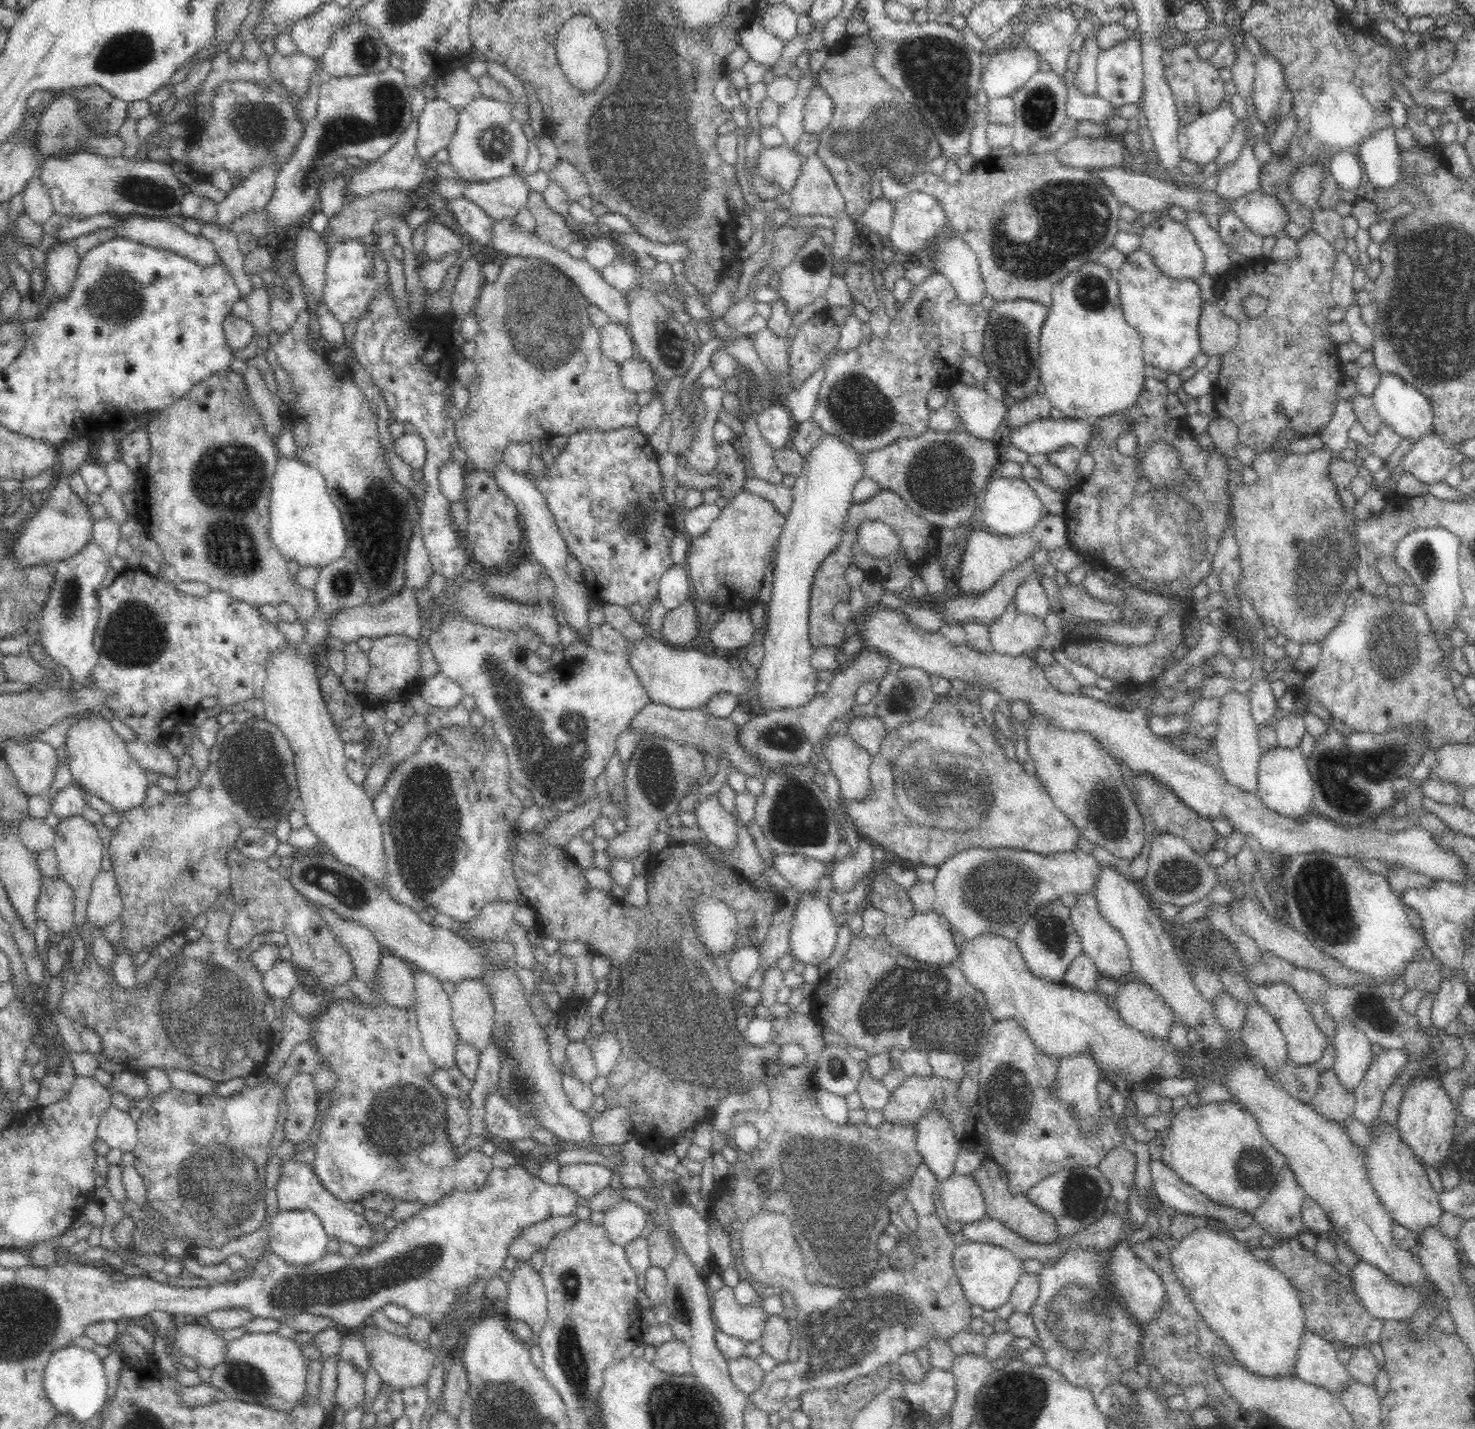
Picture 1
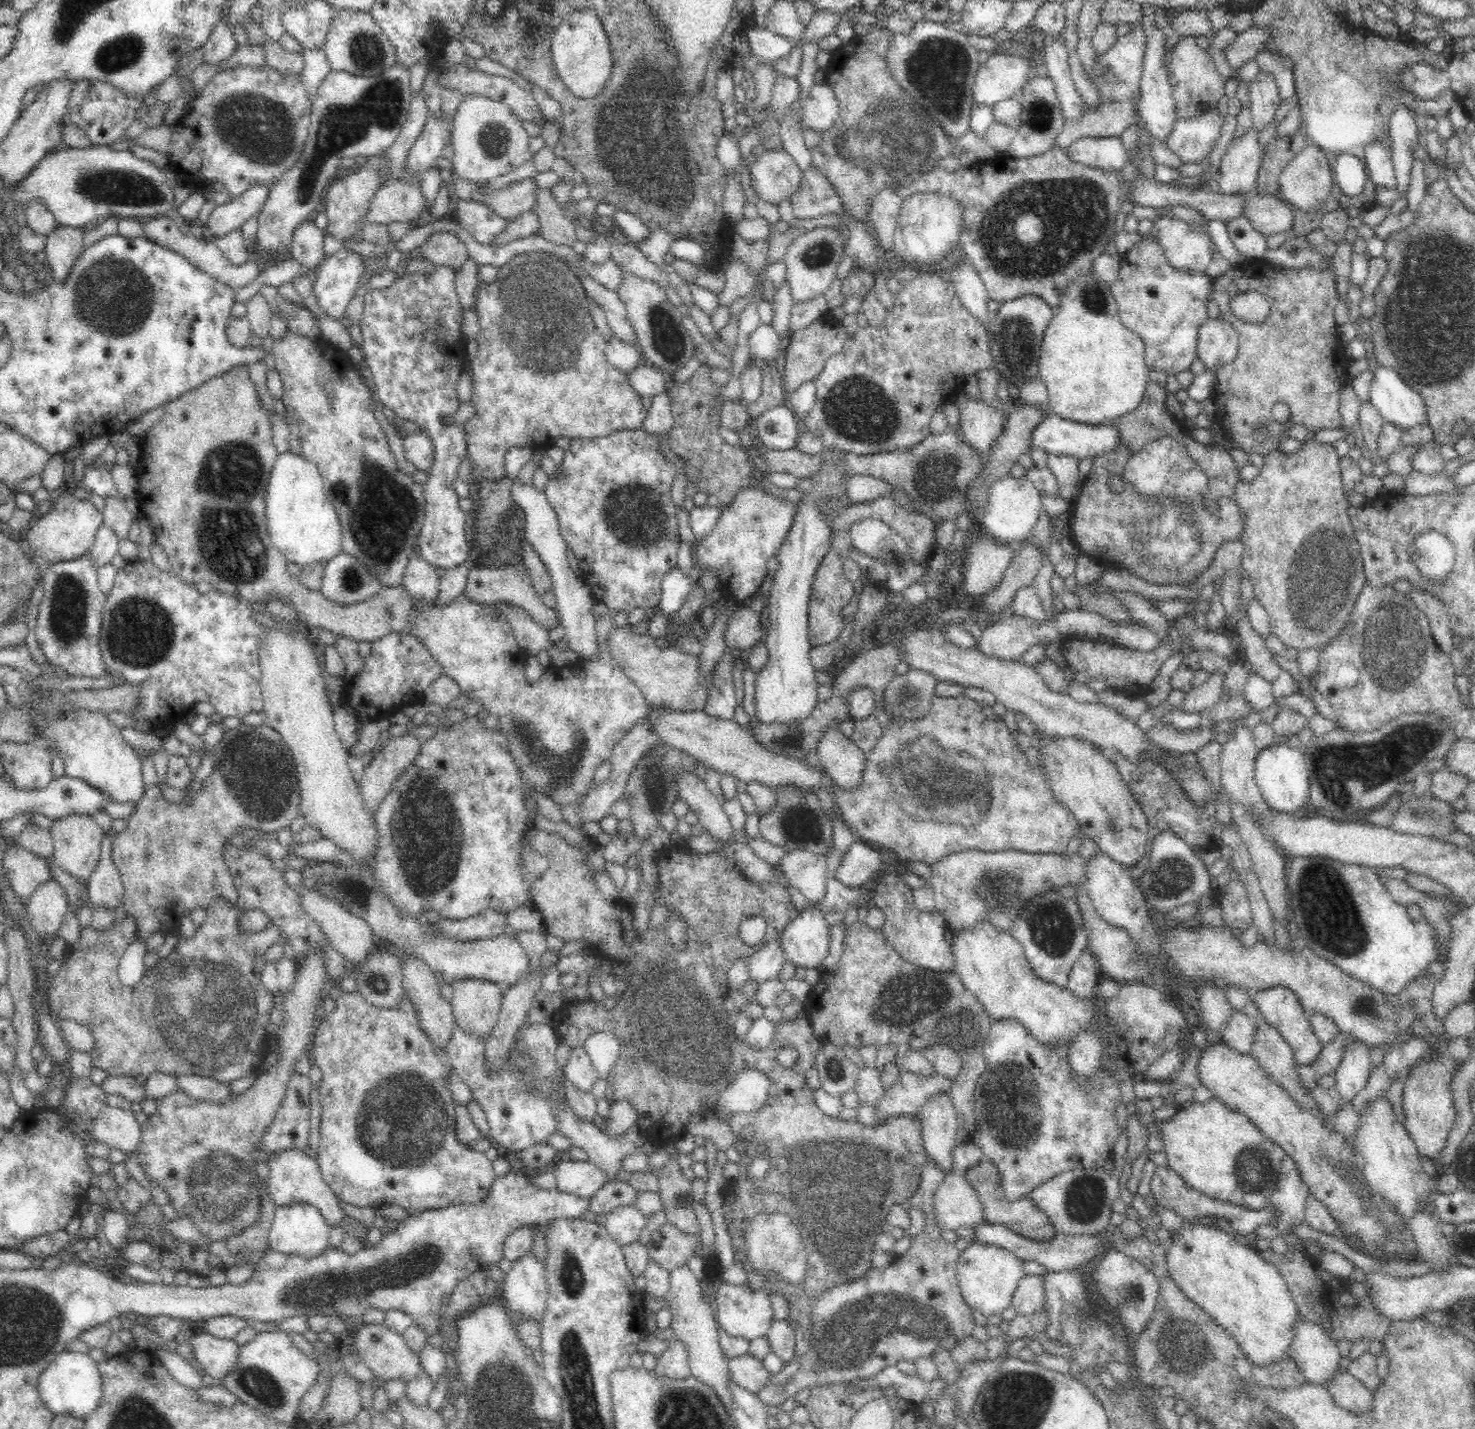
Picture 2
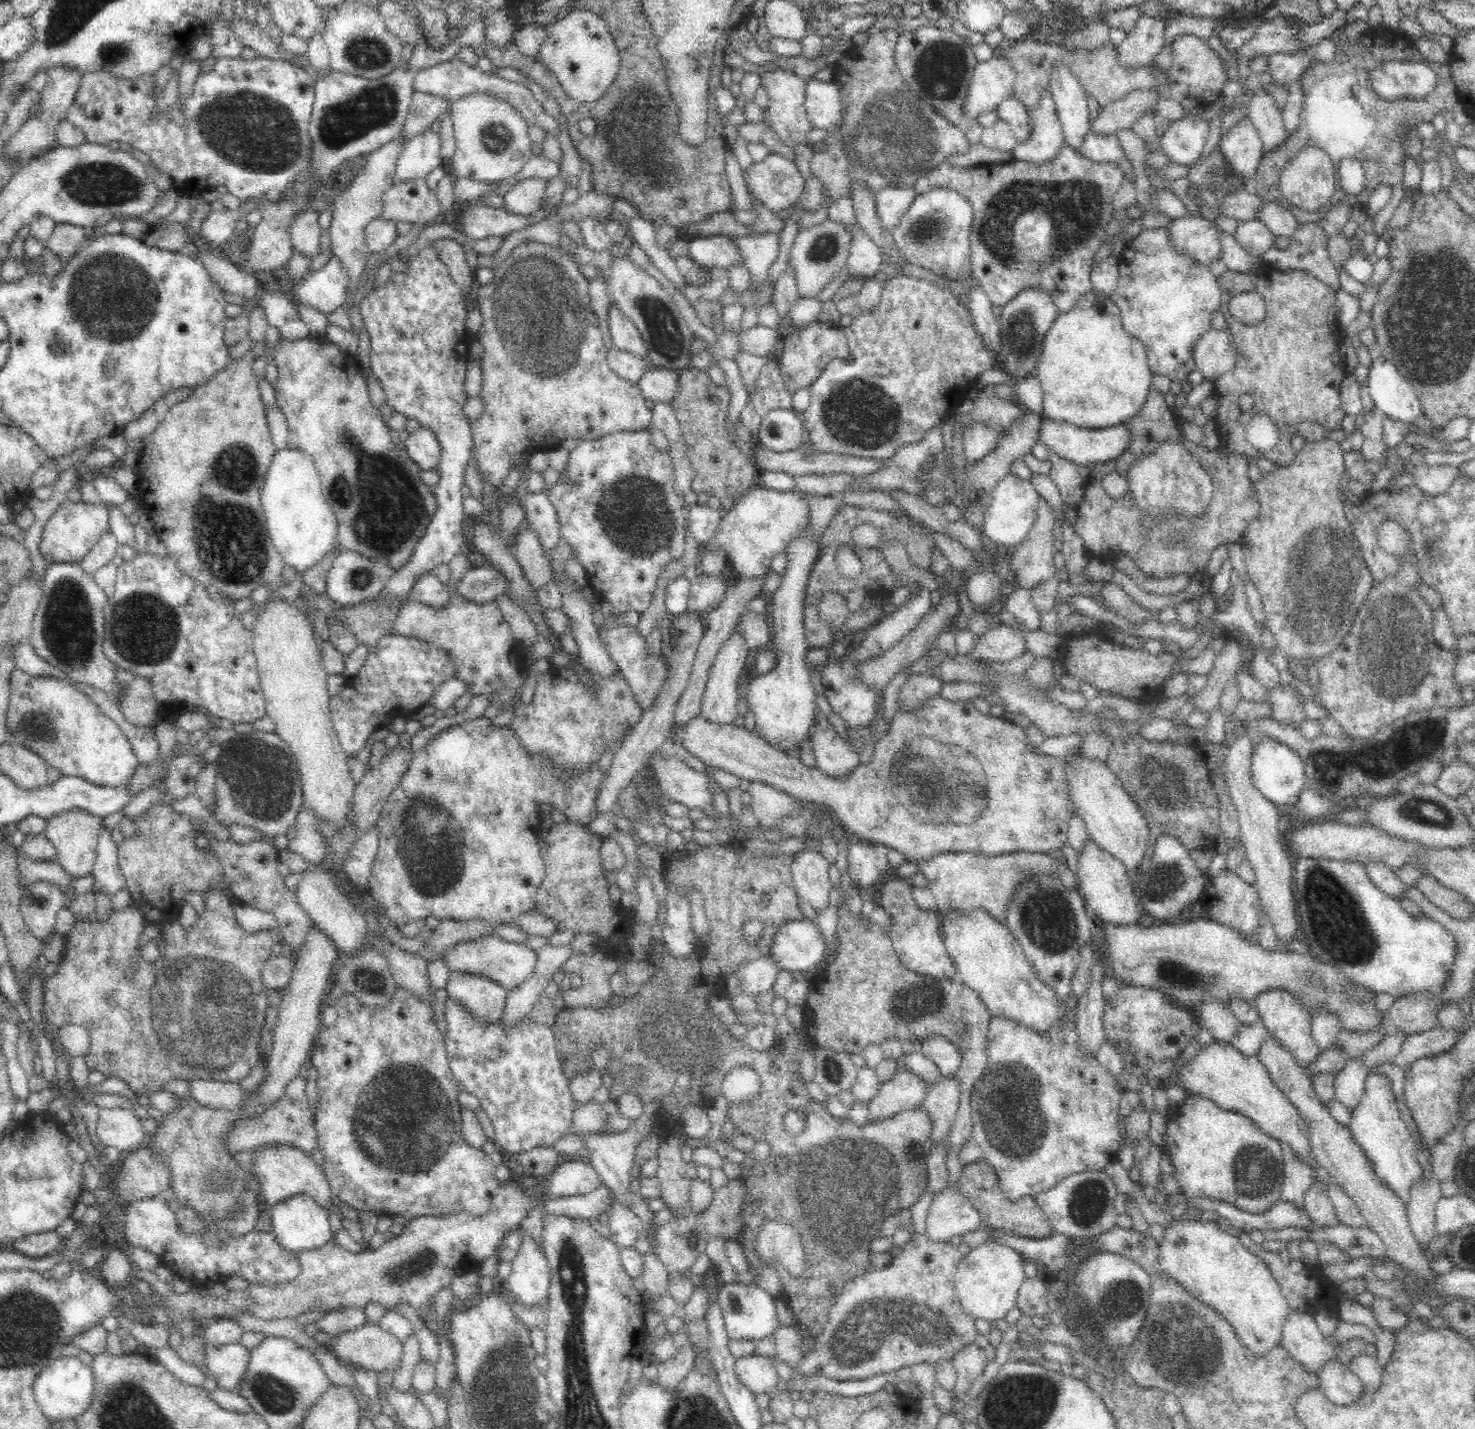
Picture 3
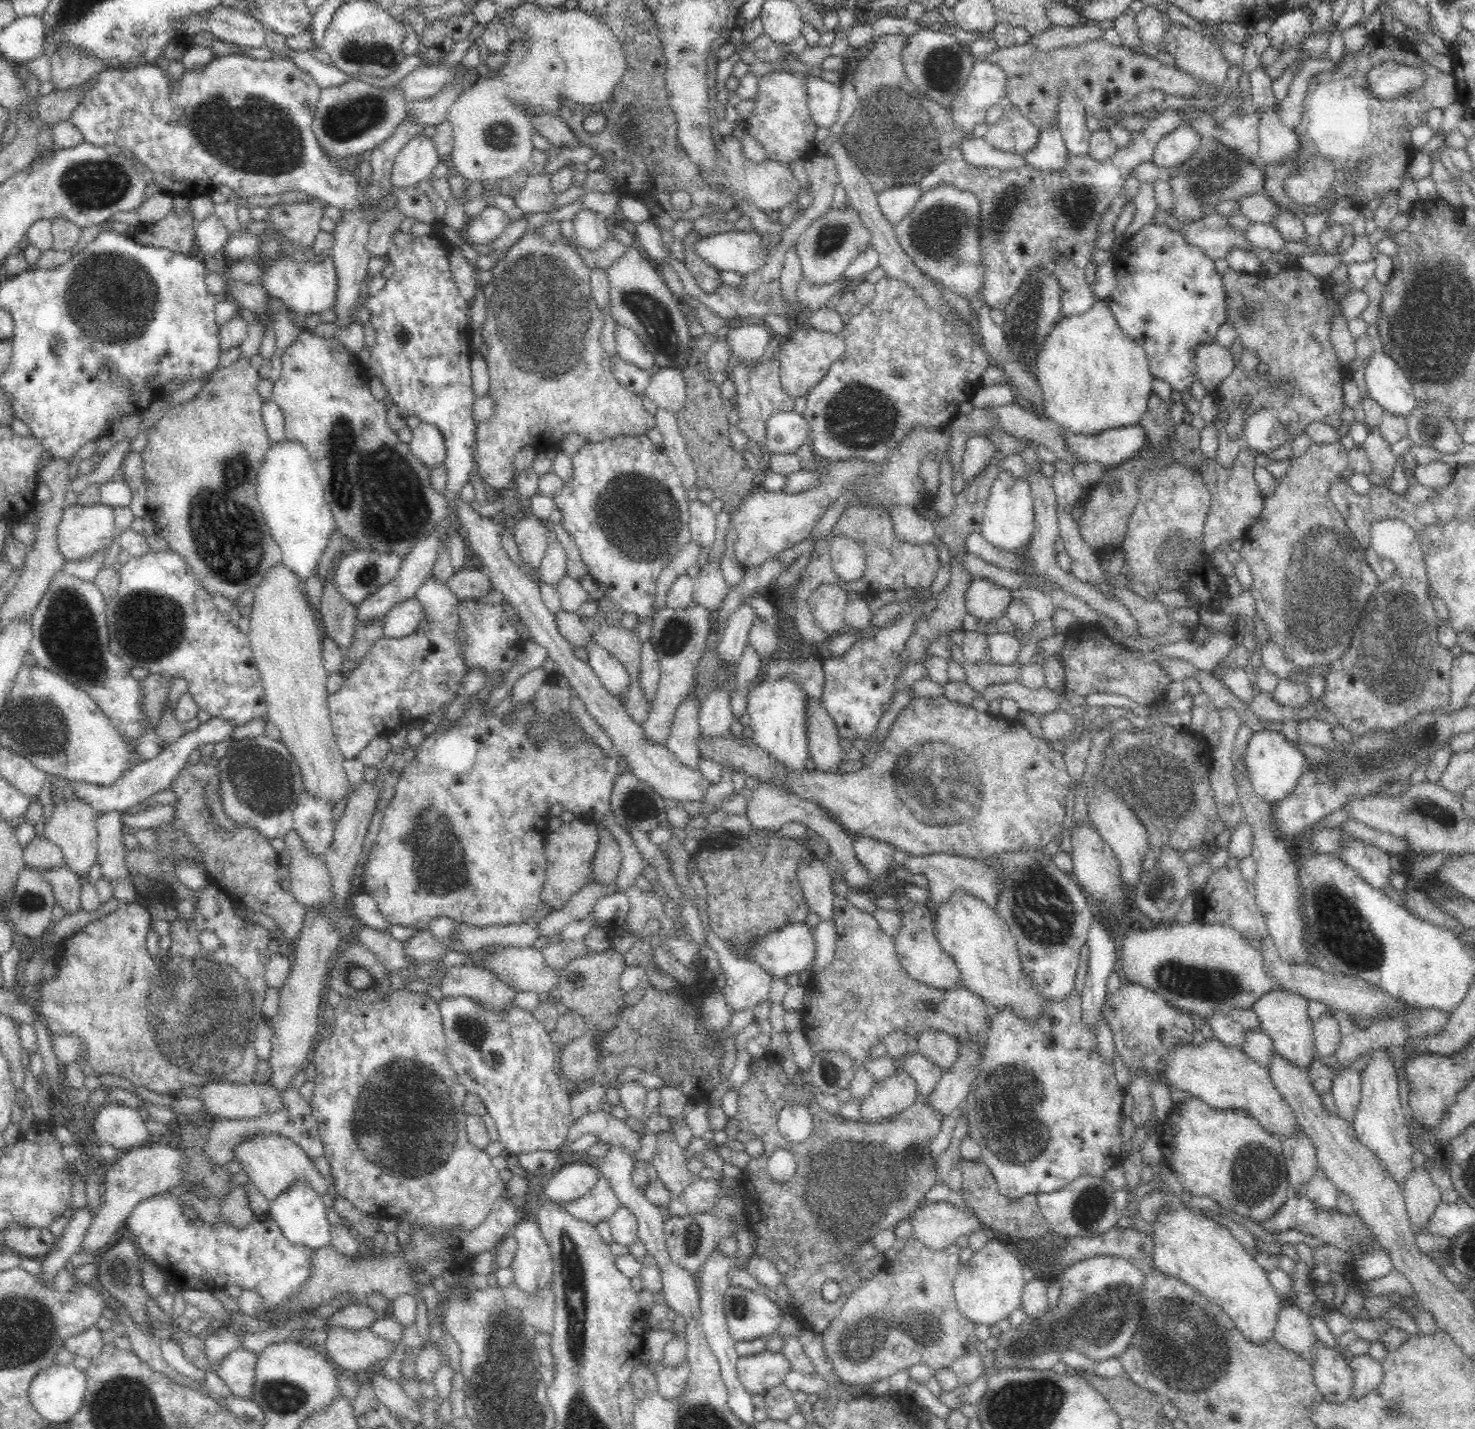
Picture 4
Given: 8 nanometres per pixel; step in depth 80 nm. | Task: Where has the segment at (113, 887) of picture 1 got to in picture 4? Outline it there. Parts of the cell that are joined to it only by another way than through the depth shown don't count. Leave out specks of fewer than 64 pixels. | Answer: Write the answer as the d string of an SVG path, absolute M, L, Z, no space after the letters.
M107 811L98 813L96 818L97 862L102 867L102 878L107 881L129 877L124 836L136 830L124 823L123 814L120 811Z

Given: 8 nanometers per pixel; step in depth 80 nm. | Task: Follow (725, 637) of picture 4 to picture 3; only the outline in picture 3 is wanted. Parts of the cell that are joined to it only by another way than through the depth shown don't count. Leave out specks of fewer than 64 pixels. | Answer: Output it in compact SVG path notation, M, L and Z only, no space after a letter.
M738 618L736 626L732 628L732 632L730 632L730 636L724 641L722 648L718 650L718 654L716 654L714 662L709 670L706 690L704 692L699 715L705 721L716 725L732 724L738 715L736 711L736 706L738 706L737 681L739 680L738 677L740 676L750 653L743 637L741 622L742 620L739 620Z

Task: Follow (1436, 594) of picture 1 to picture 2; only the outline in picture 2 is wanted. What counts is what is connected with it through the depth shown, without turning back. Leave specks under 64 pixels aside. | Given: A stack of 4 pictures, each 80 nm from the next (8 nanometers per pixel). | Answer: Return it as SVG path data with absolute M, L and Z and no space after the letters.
M1428 531L1419 534L1409 550L1421 574L1430 580L1442 582L1454 566L1454 547L1442 533Z

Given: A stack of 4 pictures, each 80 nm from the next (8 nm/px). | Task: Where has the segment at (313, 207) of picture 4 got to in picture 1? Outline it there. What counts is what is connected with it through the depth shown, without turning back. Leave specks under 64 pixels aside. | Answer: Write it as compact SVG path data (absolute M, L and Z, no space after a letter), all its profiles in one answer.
M306 224L293 234L291 256L297 266L297 274L303 284L307 300L307 315L315 314L314 304L322 304L325 266L329 254L324 237Z

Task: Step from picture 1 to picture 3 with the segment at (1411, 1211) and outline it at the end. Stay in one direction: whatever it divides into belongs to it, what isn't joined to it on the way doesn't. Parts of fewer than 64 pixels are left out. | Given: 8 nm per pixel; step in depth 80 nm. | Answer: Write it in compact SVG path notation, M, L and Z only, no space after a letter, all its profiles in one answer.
M1374 1064L1368 1069L1364 1092L1352 1112L1349 1126L1354 1140L1371 1160L1378 1178L1393 1188L1394 1192L1398 1192L1402 1202L1406 1203L1410 1198L1410 1186L1414 1184L1414 1180L1418 1180L1422 1176L1422 1167L1416 1158L1416 1154L1418 1154L1416 1144L1400 1117L1397 1097L1394 1094L1390 1077L1386 1076L1381 1068L1377 1068L1378 1065Z

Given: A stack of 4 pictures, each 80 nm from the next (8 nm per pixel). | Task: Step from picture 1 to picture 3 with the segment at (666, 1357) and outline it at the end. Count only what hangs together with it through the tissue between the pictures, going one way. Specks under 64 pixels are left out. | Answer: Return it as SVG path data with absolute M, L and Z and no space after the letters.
M688 1345L680 1354L668 1362L659 1362L656 1382L669 1394L678 1390L678 1385L693 1368L693 1348Z

